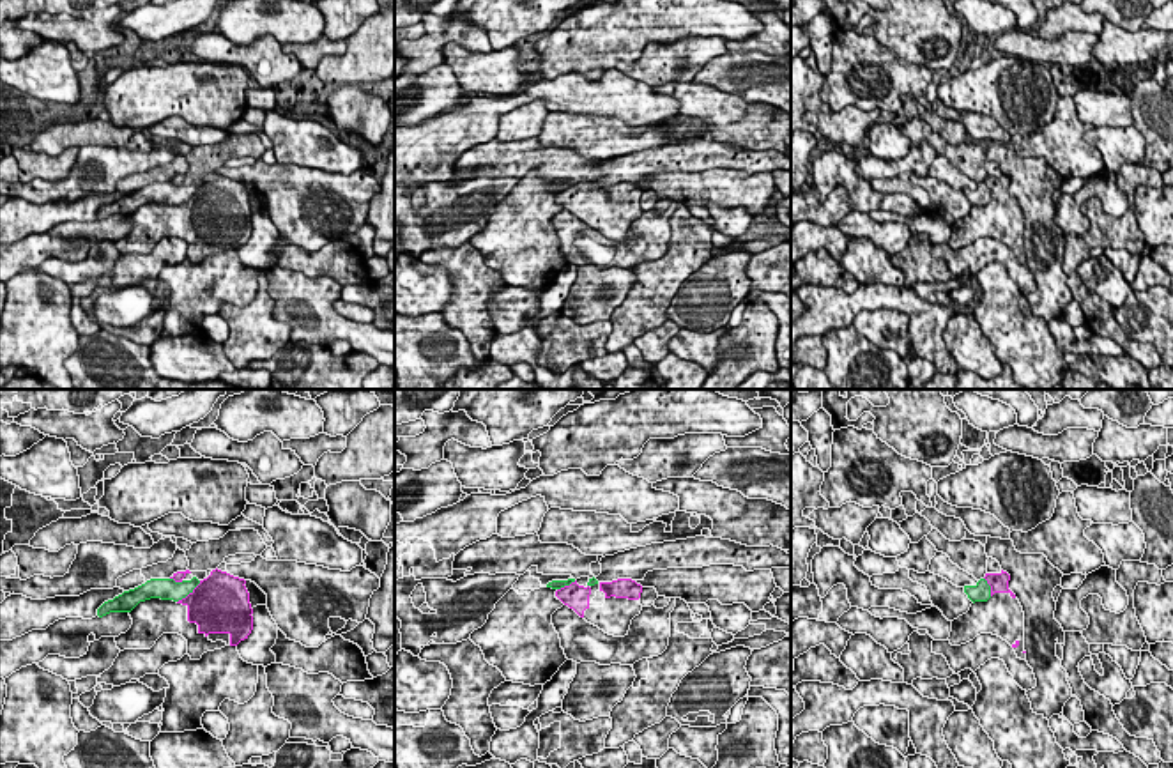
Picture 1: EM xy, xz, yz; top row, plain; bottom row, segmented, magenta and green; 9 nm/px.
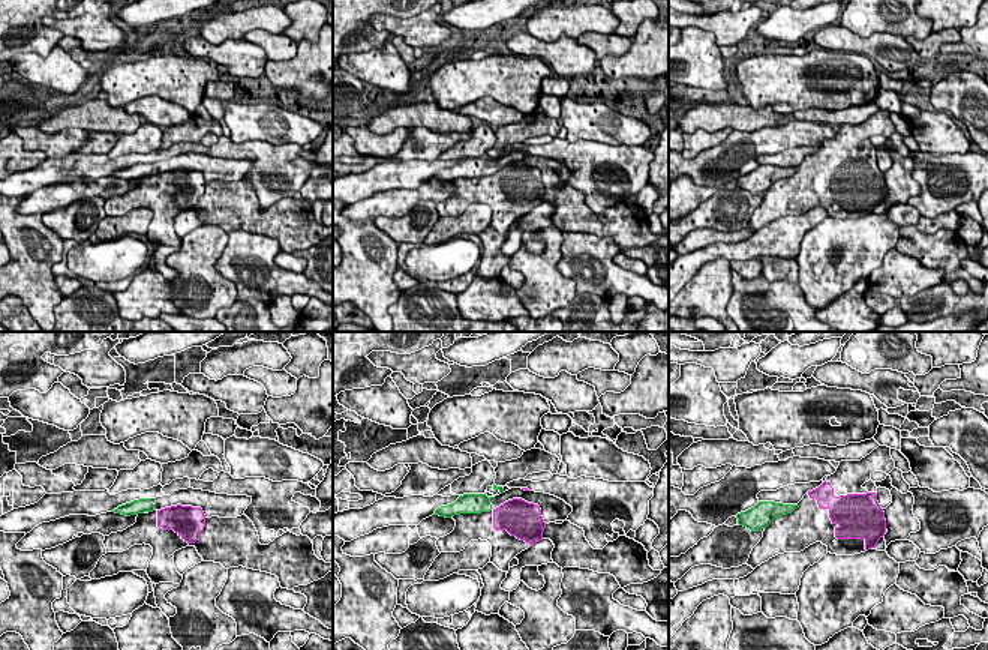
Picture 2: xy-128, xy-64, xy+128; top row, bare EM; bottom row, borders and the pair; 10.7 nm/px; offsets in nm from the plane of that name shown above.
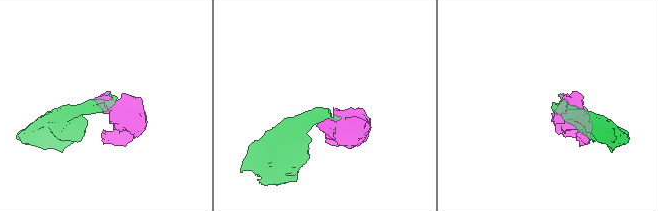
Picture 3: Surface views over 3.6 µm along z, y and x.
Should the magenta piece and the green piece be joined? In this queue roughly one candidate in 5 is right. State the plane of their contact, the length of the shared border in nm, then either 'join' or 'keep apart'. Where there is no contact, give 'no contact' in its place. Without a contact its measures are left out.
contact in xy; length 300 nm; keep apart

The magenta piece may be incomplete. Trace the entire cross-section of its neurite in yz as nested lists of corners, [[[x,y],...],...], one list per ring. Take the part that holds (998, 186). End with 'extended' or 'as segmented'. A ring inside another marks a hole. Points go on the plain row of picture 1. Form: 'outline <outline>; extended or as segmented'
outline [[[1001,173],[1000,177],[985,177],[984,182],[991,189],[991,202],[971,207],[966,218],[952,225],[950,248],[961,250],[980,237],[993,237],[1007,244],[1017,262],[1026,264],[1024,216],[1008,193],[1010,179]]]; extended

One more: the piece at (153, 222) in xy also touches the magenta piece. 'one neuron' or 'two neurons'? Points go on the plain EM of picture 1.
one neuron

